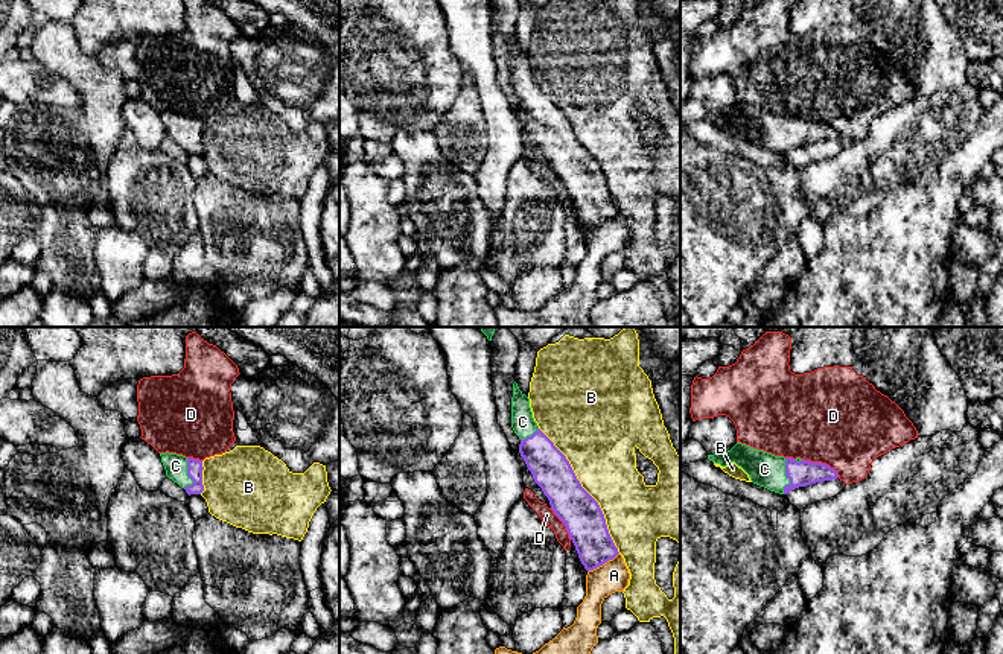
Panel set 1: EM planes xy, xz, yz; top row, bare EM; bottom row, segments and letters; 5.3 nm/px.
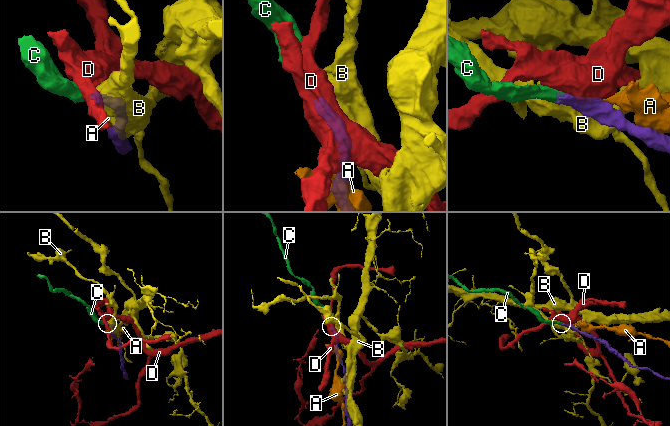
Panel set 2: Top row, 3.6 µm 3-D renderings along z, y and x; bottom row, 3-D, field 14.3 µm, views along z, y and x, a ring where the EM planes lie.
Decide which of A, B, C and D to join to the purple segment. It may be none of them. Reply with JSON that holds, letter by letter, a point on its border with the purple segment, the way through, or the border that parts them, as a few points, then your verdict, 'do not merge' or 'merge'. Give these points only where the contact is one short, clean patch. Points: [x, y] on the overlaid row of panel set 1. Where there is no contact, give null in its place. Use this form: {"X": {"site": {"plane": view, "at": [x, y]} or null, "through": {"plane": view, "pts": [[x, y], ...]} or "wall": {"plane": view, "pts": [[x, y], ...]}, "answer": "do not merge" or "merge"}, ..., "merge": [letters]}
{"A": {"site": {"plane": "xz", "at": [603, 563]}, "answer": "do not merge"}, "B": {"site": {"plane": "xz", "at": [585, 490]}, "answer": "do not merge"}, "C": {"site": {"plane": "yz", "at": [786, 475]}, "through": {"plane": "yz", "pts": [[801, 473], [786, 475], [764, 469]]}, "answer": "merge"}, "D": {"site": {"plane": "yz", "at": [821, 463]}, "answer": "do not merge"}, "merge": ["C"]}

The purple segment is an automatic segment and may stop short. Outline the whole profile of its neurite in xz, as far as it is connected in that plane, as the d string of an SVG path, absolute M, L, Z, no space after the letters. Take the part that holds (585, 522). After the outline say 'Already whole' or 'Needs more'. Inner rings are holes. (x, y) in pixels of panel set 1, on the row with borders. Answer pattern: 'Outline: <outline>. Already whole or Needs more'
Outline: M513 383L511 427L521 438L519 453L551 510L565 523L584 569L594 570L619 552L598 502L581 487L566 456L539 429L530 398Z. Needs more

